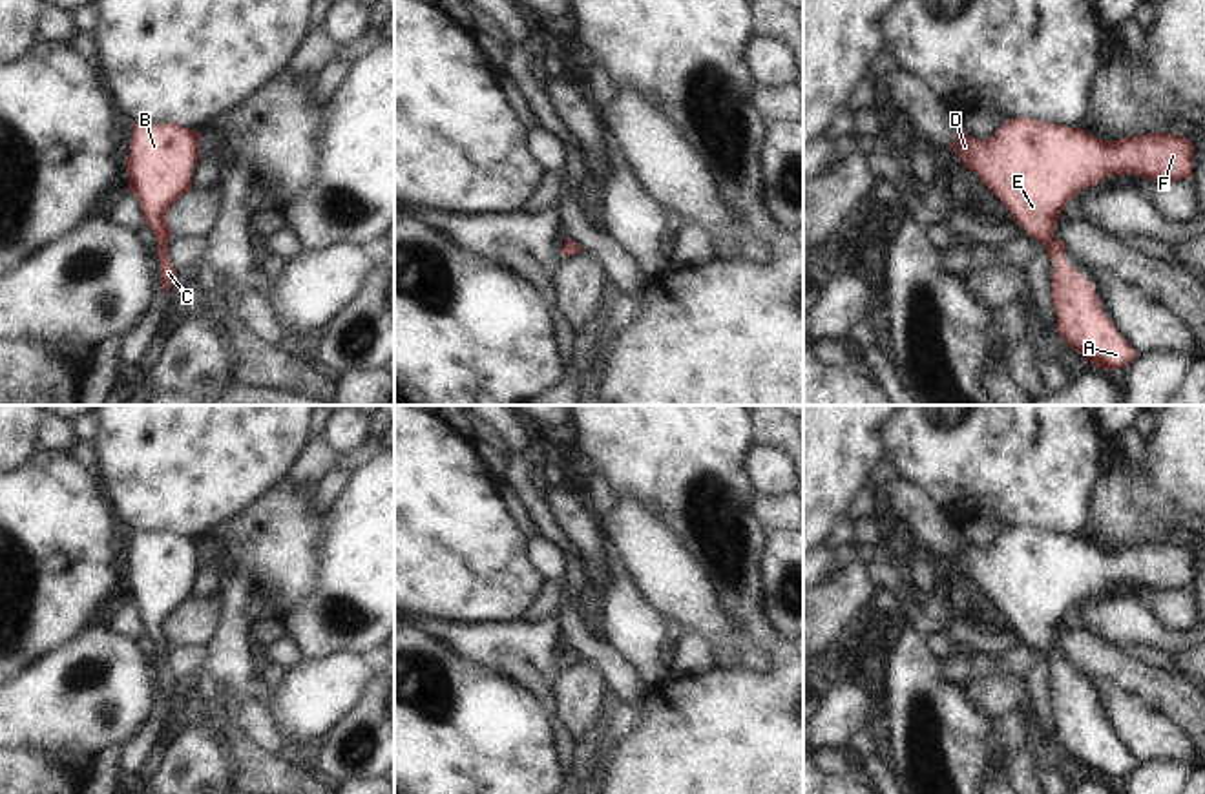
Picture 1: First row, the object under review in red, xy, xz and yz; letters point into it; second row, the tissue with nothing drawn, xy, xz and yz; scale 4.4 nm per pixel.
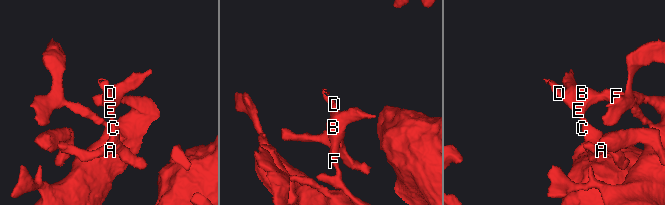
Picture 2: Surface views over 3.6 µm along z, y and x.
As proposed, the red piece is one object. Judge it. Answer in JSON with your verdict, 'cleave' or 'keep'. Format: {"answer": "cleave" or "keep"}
{"answer": "keep"}

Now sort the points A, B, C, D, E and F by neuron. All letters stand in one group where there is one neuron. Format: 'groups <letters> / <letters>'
groups A B C D E F

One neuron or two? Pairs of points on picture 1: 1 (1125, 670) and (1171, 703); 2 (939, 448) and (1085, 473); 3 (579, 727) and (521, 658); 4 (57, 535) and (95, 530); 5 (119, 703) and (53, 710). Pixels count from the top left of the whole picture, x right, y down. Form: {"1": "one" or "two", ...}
{"1": "one", "2": "one", "3": "two", "4": "one", "5": "one"}

